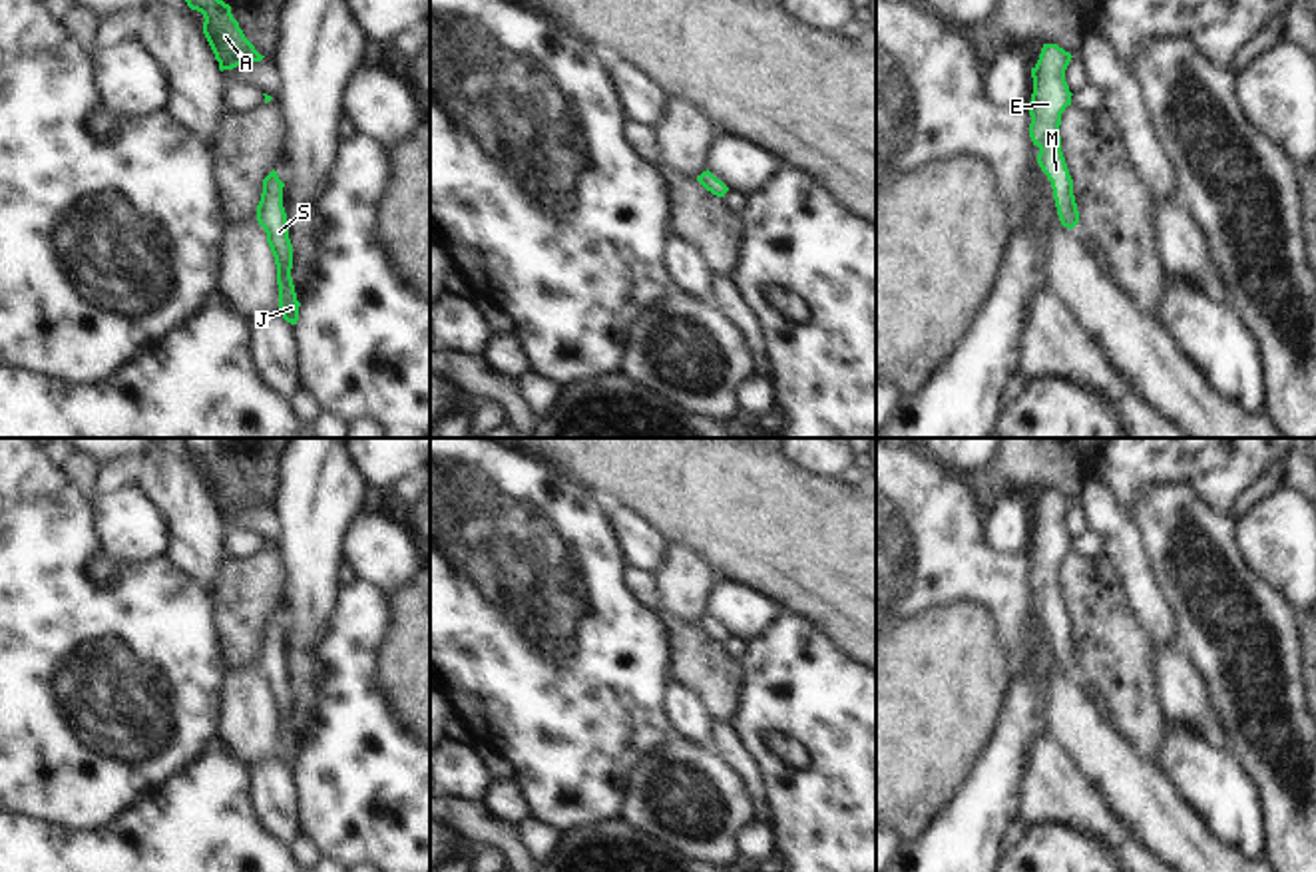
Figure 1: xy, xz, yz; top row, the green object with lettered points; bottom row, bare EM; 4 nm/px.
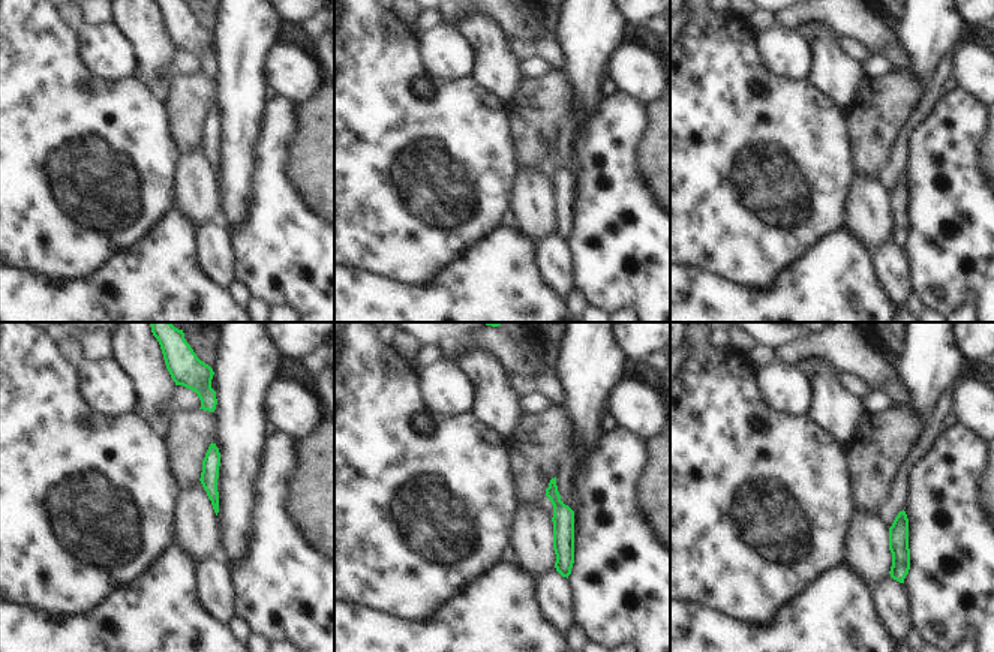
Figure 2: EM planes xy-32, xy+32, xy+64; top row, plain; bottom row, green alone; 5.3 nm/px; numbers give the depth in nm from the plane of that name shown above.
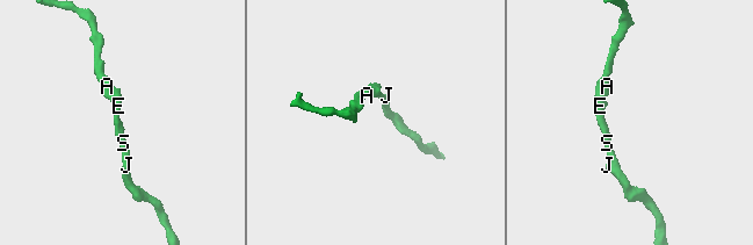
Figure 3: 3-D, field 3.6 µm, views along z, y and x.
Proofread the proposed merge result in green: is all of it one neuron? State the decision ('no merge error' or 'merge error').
no merge error

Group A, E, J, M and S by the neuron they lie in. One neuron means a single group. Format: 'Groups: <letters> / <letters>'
Groups: A E J M S.

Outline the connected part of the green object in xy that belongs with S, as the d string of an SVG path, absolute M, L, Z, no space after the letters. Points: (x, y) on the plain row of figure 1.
M275 615L263 625L257 667L267 679L267 689L277 711L279 757L287 768L297 770L301 749L297 747L291 723L293 691L289 685L287 659L283 653L283 633L285 629L279 625Z

